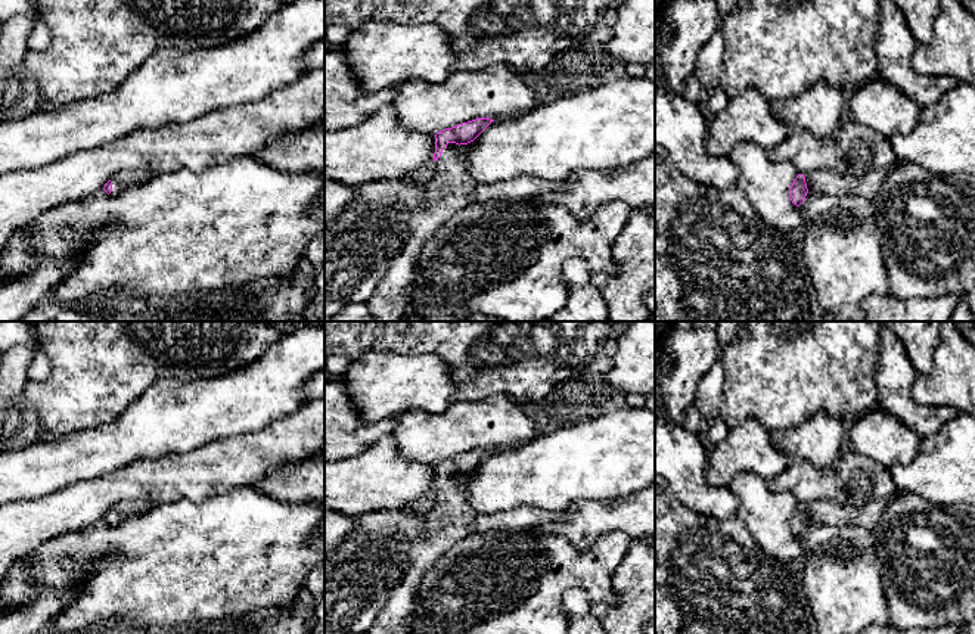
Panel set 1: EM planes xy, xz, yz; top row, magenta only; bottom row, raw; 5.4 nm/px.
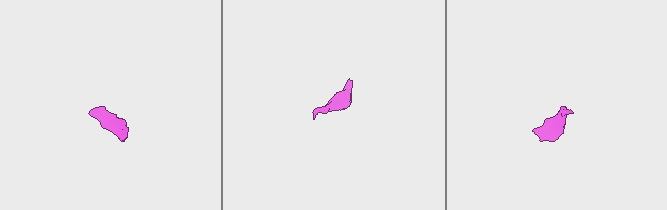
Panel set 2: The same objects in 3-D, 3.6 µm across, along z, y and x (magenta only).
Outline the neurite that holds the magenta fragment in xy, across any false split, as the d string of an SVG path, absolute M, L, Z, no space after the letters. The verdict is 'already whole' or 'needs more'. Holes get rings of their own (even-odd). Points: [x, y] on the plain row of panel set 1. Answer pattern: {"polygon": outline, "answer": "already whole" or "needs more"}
{"polygon": "M127 500L115 504L103 518L103 520L111 525L117 526L125 519L140 515L149 510L152 504L146 500Z", "answer": "needs more"}

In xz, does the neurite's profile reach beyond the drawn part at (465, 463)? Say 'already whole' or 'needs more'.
needs more

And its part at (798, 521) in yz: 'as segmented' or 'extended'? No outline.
extended

